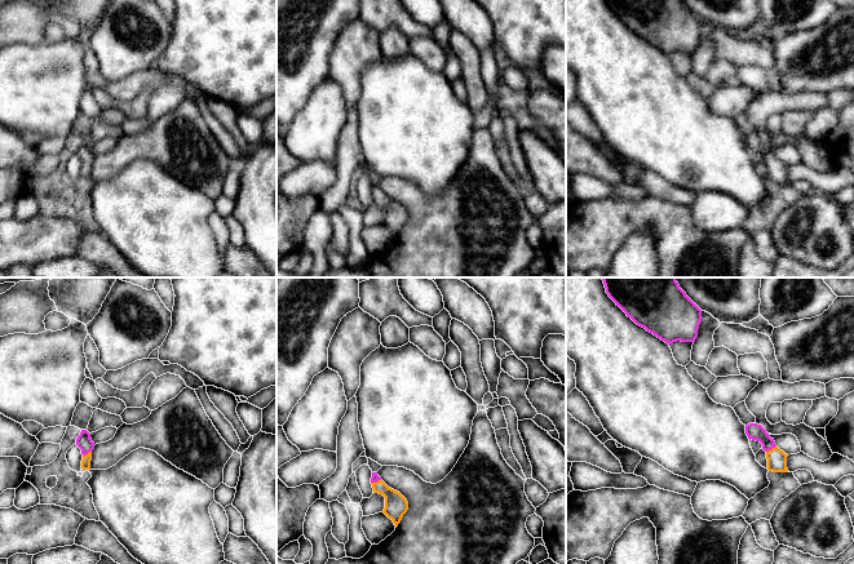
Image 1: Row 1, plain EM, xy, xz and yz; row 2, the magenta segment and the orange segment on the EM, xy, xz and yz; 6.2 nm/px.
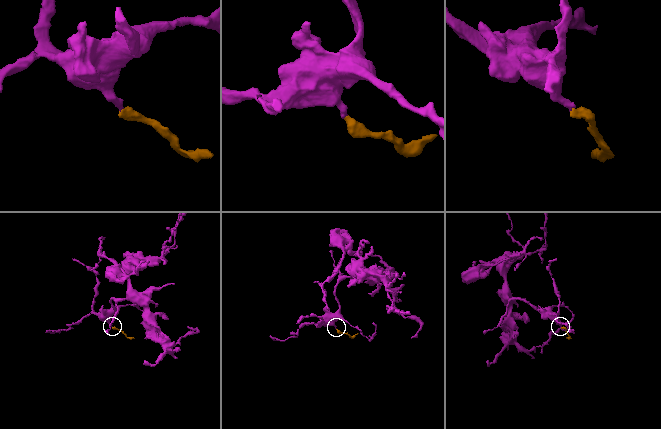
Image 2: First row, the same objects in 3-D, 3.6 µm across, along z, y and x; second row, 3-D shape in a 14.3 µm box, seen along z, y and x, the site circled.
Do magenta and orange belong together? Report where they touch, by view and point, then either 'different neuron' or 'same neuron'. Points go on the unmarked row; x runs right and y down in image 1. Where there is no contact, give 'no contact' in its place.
meets magenta in yz at (770, 160); same neuron

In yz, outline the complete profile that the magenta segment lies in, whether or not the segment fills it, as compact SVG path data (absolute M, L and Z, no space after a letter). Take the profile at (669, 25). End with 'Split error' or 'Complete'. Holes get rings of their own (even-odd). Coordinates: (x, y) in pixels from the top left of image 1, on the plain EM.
M606 0L637 36L665 54L695 53L702 21L682 0Z. Complete

